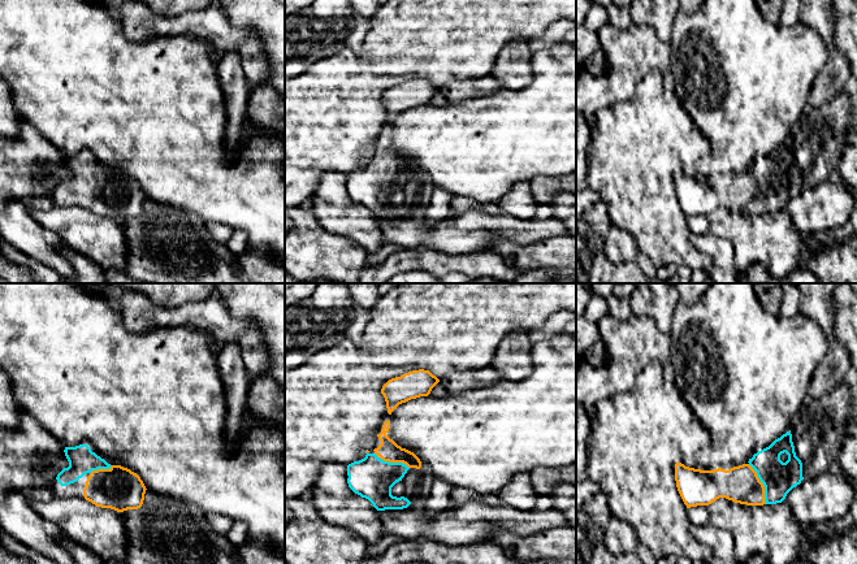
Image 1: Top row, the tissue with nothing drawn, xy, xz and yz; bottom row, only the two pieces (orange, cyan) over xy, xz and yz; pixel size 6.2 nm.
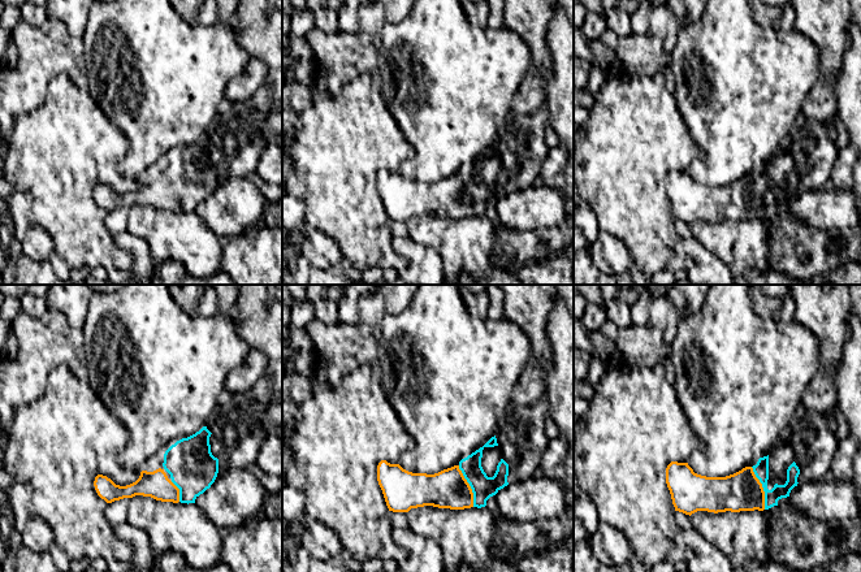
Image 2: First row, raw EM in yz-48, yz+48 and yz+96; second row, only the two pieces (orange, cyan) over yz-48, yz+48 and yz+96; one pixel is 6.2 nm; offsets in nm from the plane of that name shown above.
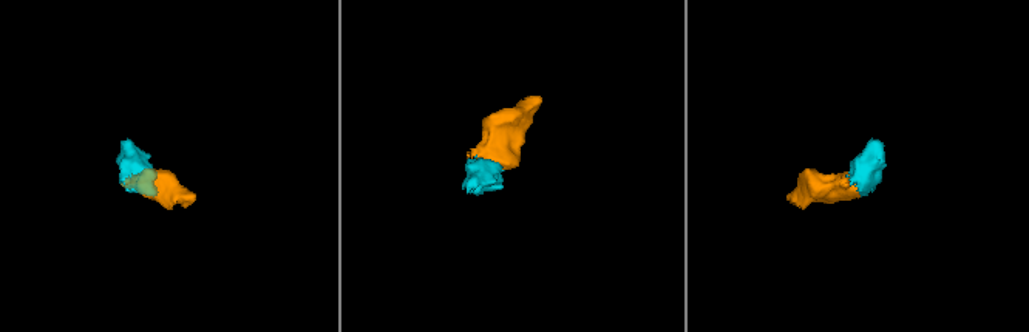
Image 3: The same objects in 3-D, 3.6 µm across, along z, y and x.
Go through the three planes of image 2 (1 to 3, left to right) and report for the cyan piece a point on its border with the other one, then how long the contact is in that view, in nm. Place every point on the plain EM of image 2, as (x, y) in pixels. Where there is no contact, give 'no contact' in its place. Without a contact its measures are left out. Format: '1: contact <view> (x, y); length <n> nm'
1: contact yz-48 (178, 200); length 140 nm
2: contact yz+48 (470, 195); length 280 nm
3: contact yz+96 (762, 196); length 280 nm

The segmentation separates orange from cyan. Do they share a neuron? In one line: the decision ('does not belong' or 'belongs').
belongs

